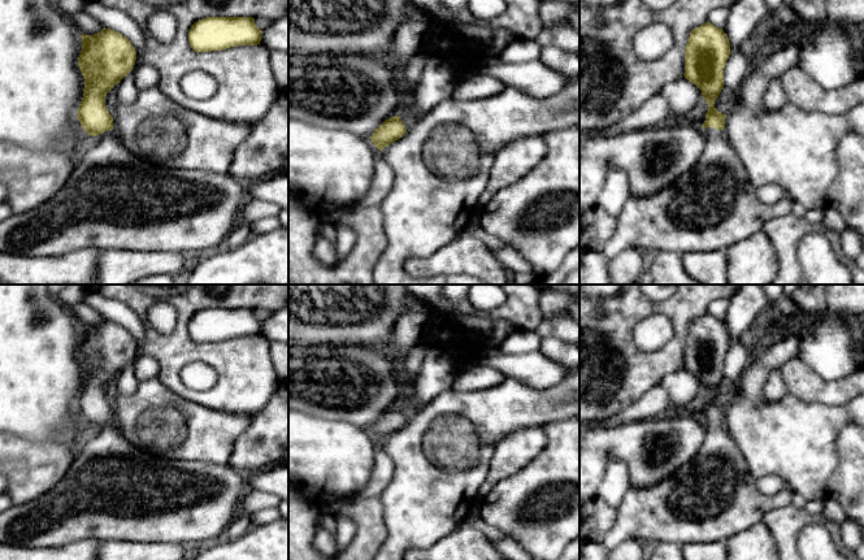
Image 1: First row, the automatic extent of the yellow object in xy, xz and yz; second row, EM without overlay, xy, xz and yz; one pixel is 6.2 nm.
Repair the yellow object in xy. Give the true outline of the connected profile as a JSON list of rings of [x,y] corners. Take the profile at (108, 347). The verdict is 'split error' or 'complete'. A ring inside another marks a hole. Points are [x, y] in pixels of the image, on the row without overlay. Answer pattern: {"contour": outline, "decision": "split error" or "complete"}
{"contour": [[[107,318],[81,329],[78,357],[84,379],[77,411],[95,430],[83,438],[73,464],[57,485],[31,502],[0,512],[0,542],[47,548],[83,539],[194,542],[200,546],[218,541],[242,515],[242,498],[249,491],[246,474],[229,464],[177,460],[133,446],[113,421],[105,387],[134,360],[136,342],[126,327]]], "decision": "split error"}

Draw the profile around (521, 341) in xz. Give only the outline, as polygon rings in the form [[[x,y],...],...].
[[[518,329],[508,335],[499,346],[489,350],[489,352],[478,359],[468,360],[459,372],[466,372],[477,365],[486,364],[486,359],[491,353],[511,353],[518,355],[539,350],[542,338],[533,330]]]

